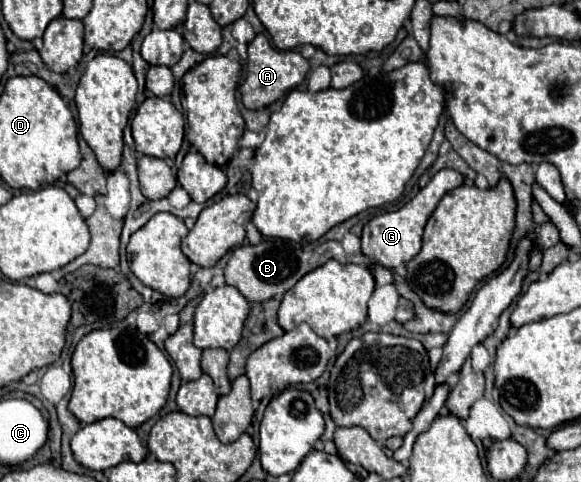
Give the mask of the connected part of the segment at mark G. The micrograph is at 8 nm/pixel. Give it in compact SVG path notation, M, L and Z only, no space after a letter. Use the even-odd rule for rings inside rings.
M441 169L429 183L427 187L423 187L405 207L391 211L391 213L381 213L377 217L373 217L369 221L369 229L371 229L371 253L369 257L377 263L381 263L387 269L395 269L403 263L407 263L409 259L413 259L419 249L421 249L421 237L423 237L423 227L427 223L427 219L431 217L431 213L435 211L437 203L441 201L441 197L463 185L463 175L455 169Z

